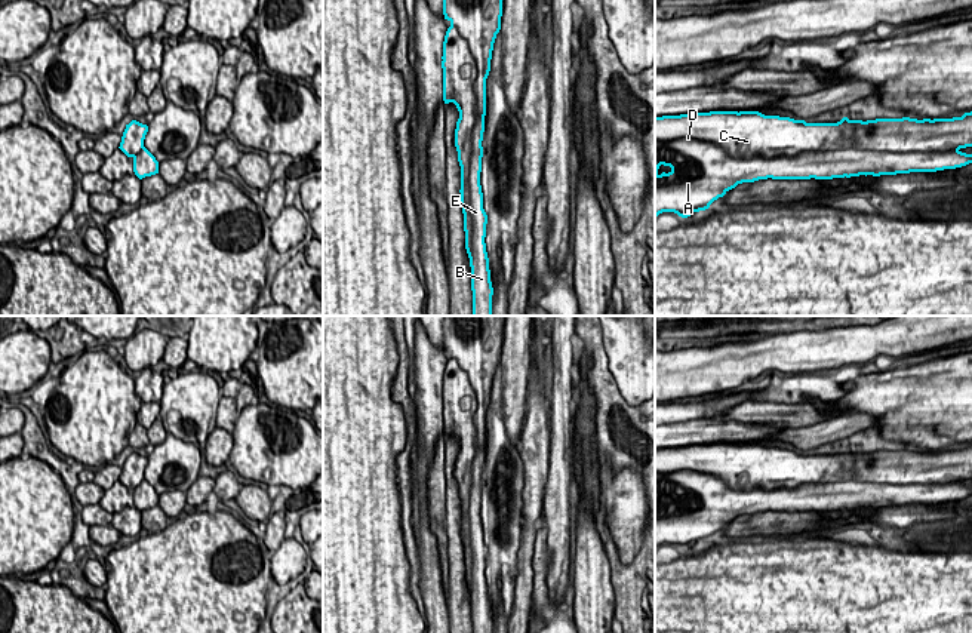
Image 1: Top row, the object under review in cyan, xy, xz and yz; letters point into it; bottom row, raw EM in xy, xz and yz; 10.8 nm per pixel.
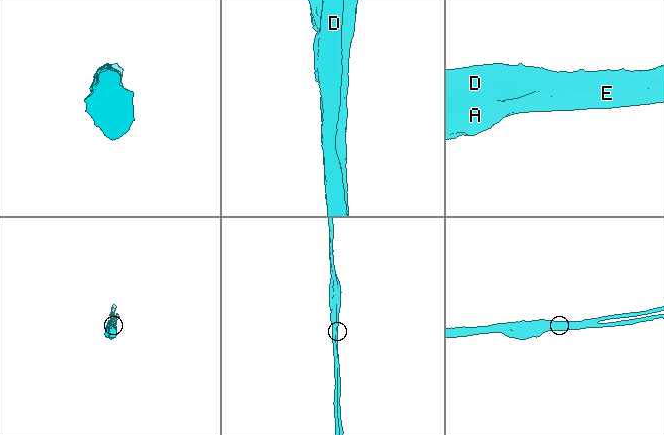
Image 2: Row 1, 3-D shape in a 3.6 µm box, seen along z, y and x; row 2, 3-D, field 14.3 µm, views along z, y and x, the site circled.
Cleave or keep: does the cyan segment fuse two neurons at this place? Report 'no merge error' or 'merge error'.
merge error

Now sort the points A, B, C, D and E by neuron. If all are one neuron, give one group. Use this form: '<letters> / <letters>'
A B D E / C

